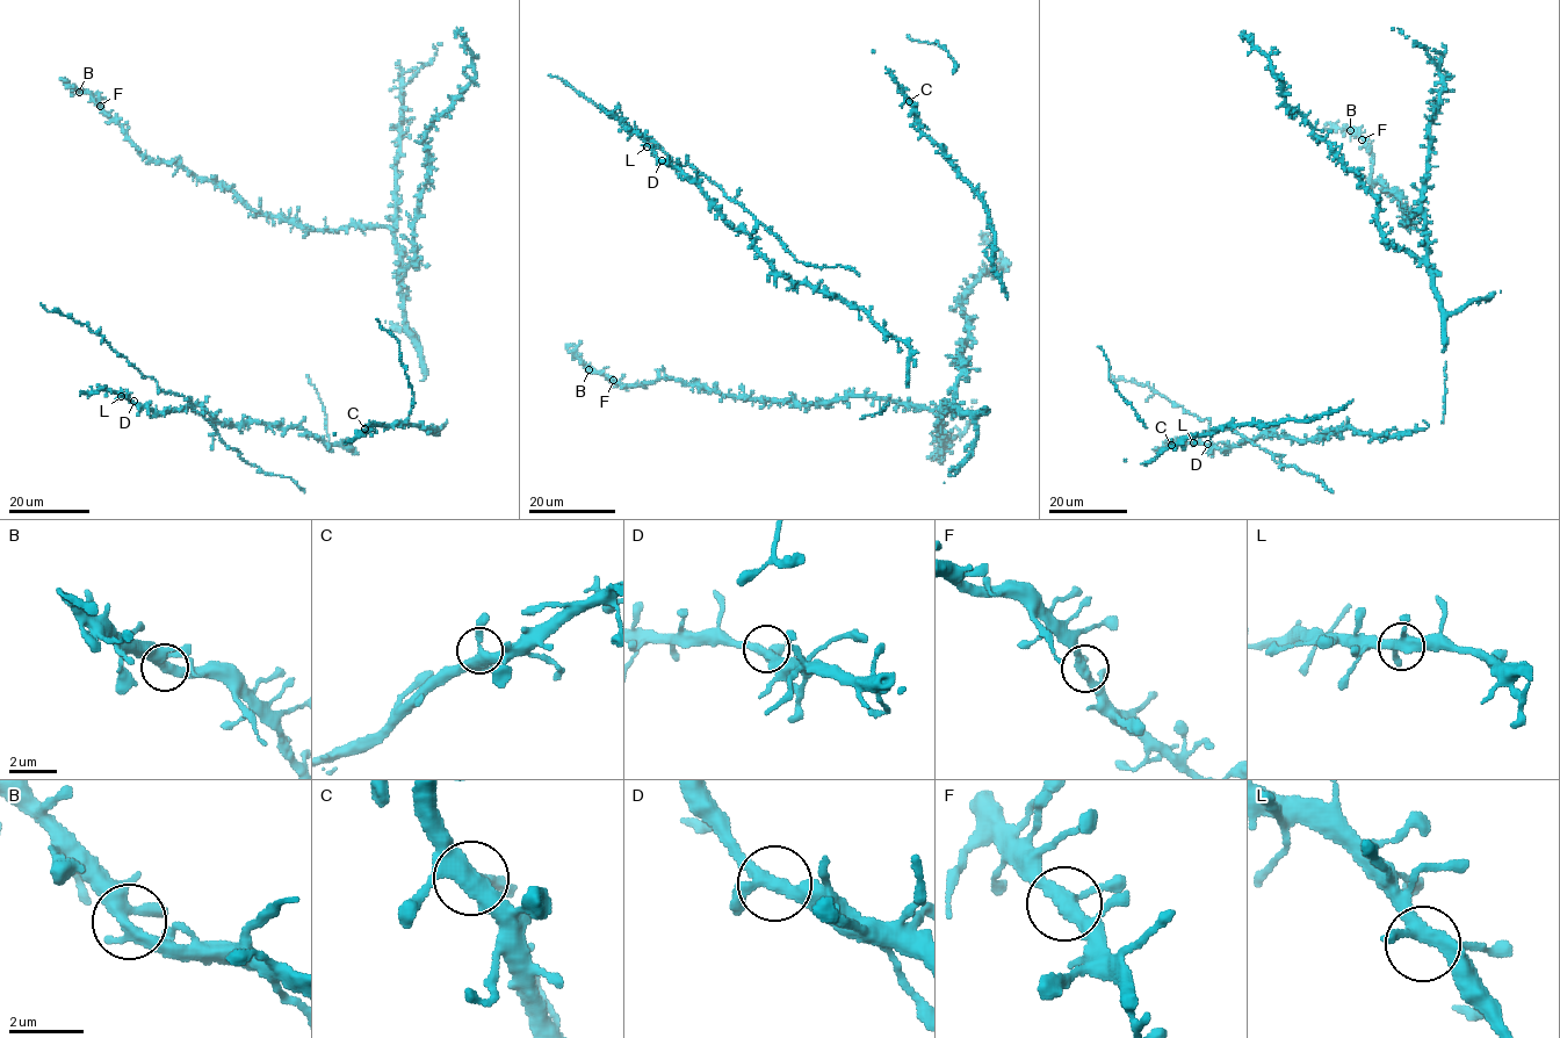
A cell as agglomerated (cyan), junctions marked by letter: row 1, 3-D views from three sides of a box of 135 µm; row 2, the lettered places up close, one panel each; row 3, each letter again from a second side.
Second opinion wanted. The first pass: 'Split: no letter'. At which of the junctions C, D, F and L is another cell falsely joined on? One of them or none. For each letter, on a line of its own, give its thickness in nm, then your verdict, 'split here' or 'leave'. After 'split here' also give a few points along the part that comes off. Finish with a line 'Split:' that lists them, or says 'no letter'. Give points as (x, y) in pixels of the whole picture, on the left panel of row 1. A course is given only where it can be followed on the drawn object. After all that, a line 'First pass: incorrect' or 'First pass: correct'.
C: 380 nm | leave
D: 280 nm | leave
F: 320 nm | leave
L: 340 nm | leave
Split: no letter
First pass: correct

